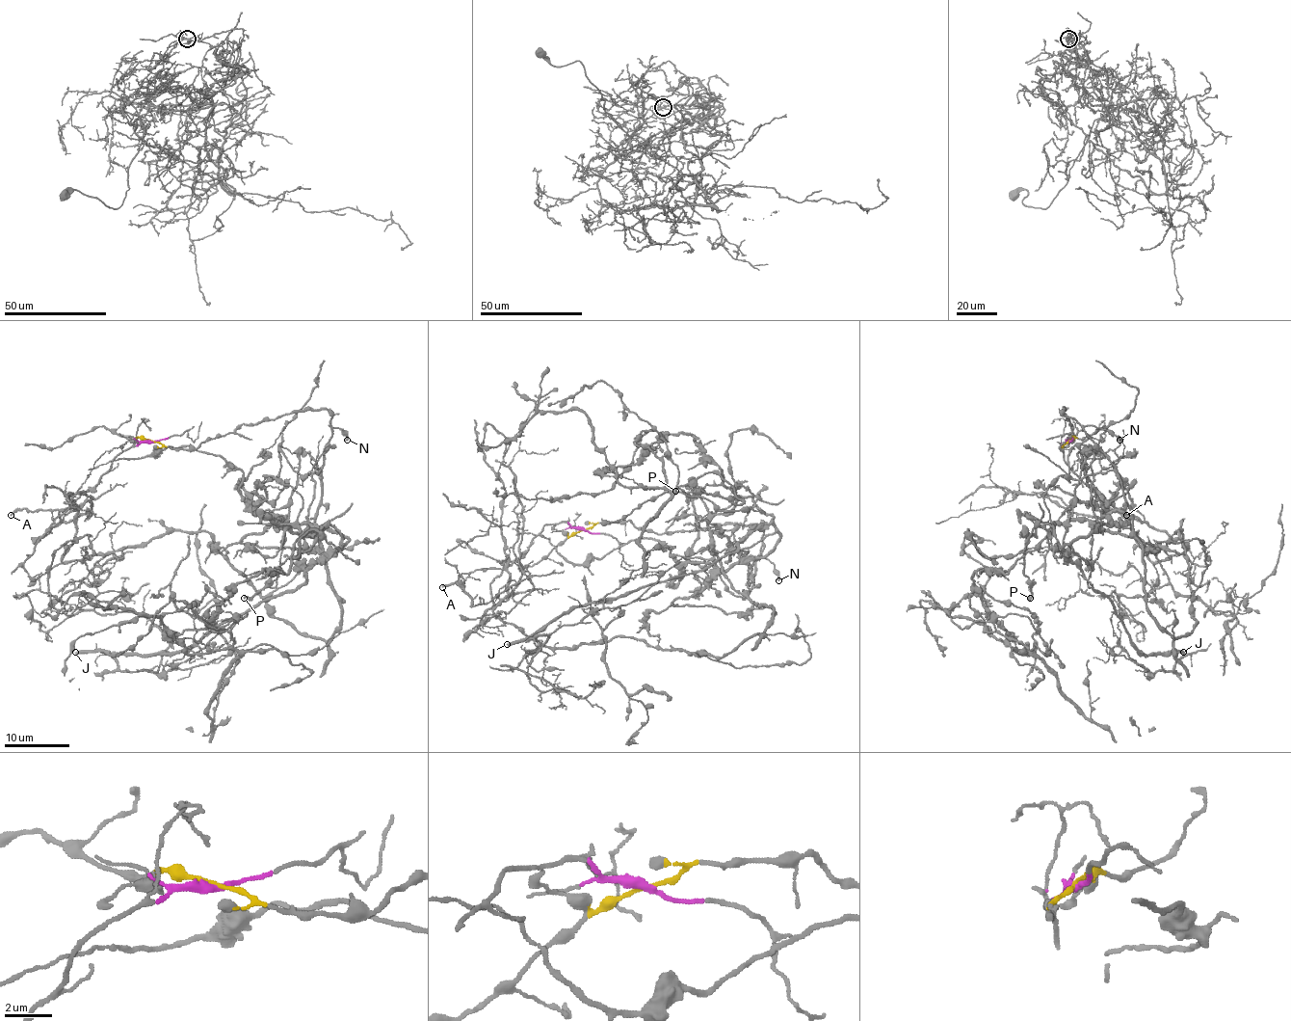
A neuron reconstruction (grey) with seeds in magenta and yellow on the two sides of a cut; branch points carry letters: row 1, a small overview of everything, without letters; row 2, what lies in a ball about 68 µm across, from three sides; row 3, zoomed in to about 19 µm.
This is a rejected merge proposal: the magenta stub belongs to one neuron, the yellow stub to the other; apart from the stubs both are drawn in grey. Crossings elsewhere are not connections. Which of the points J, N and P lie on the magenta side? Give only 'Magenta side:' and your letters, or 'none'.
Magenta side: J, P

